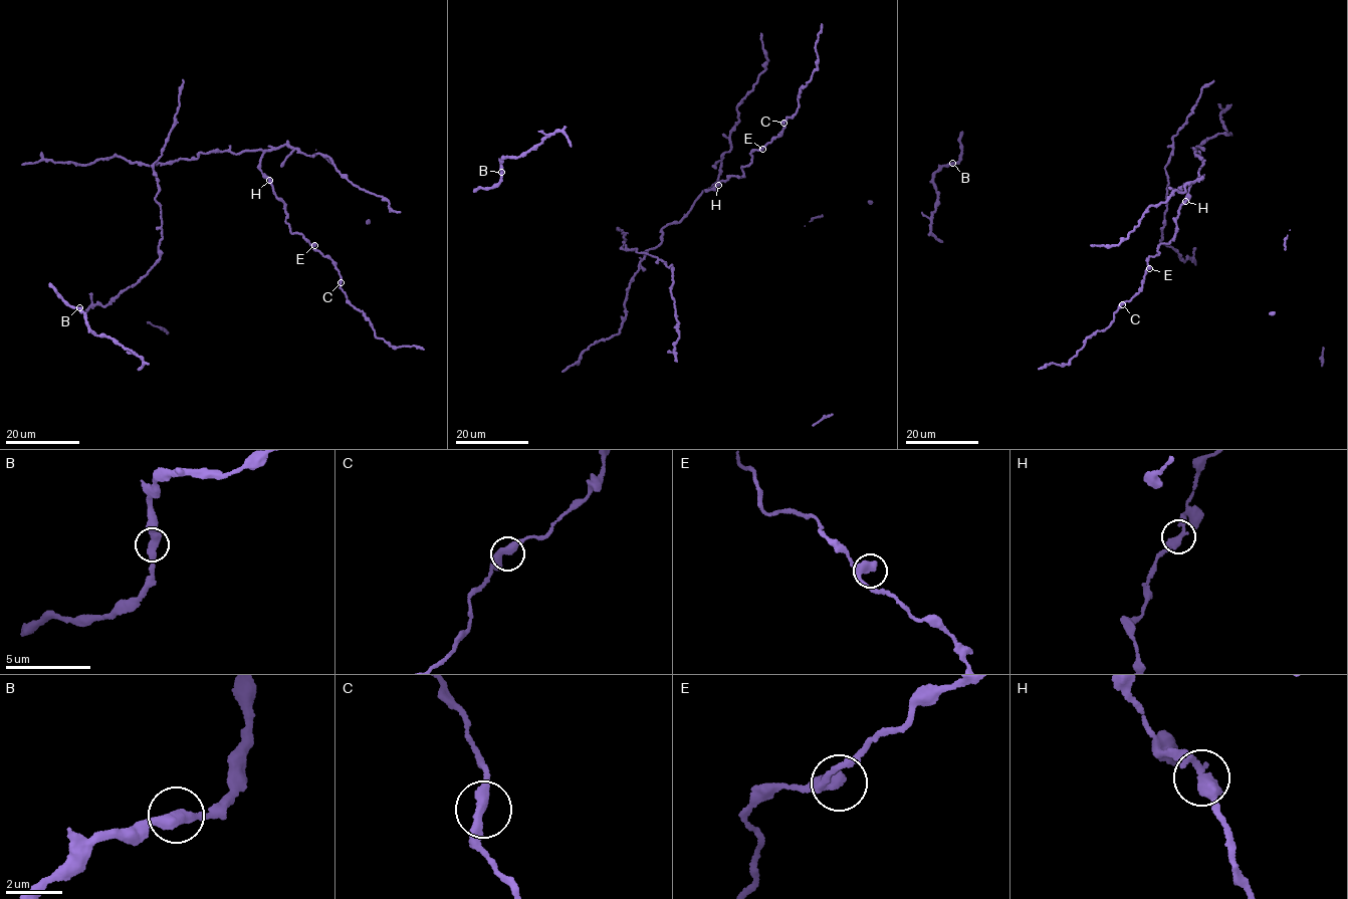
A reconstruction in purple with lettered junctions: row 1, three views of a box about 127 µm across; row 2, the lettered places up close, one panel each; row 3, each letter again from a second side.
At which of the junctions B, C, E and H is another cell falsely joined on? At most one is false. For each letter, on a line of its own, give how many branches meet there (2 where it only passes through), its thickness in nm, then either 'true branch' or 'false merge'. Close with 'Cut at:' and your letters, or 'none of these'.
B: 2 branches meet; 400 nm thick; true branch
C: 2 branches meet; 360 nm thick; true branch
E: 2 branches meet; 400 nm thick; true branch
H: 2 branches meet; 360 nm thick; true branch
Cut at: none of these

